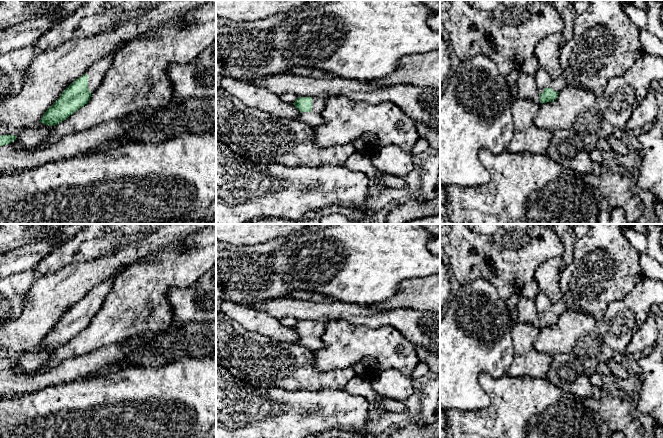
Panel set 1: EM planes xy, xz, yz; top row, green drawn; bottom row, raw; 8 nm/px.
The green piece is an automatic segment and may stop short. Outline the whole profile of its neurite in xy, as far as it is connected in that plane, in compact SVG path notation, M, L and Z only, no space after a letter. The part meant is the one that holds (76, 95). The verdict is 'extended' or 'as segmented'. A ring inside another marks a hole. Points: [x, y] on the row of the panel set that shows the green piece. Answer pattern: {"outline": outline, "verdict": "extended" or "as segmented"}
{"outline": "M110 55L94 63L85 74L73 81L53 105L47 108L39 123L55 126L87 104L113 64L114 56Z", "verdict": "extended"}

